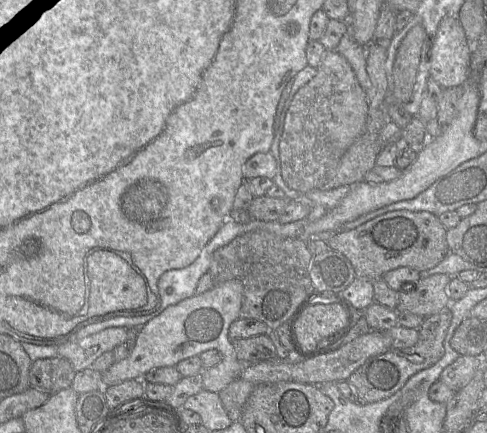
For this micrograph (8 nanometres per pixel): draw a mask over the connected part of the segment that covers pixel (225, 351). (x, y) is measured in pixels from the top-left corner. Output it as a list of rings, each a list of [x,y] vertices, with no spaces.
[[[229,280],[224,283],[216,283],[210,290],[184,299],[175,305],[168,306],[163,312],[148,321],[139,328],[135,345],[129,356],[119,362],[114,362],[105,372],[102,373],[103,387],[119,384],[125,380],[144,377],[151,369],[173,366],[175,367],[181,360],[192,356],[199,356],[209,349],[217,349],[222,354],[221,361],[213,367],[202,370],[203,389],[210,392],[219,393],[228,384],[237,379],[243,369],[243,364],[238,360],[232,345],[232,340],[228,335],[228,330],[232,322],[239,318],[239,313],[243,298],[243,284],[240,280]]]

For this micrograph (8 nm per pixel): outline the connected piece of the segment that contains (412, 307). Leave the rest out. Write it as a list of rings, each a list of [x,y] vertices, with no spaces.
[[[448,274],[420,278],[411,291],[398,292],[398,305],[395,310],[407,311],[426,318],[449,308],[451,301],[447,286],[451,278]]]

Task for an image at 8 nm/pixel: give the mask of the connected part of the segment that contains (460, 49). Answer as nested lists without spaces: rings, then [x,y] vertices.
[[[444,16],[432,39],[429,77],[443,89],[463,86],[470,78],[471,52],[457,16]]]

